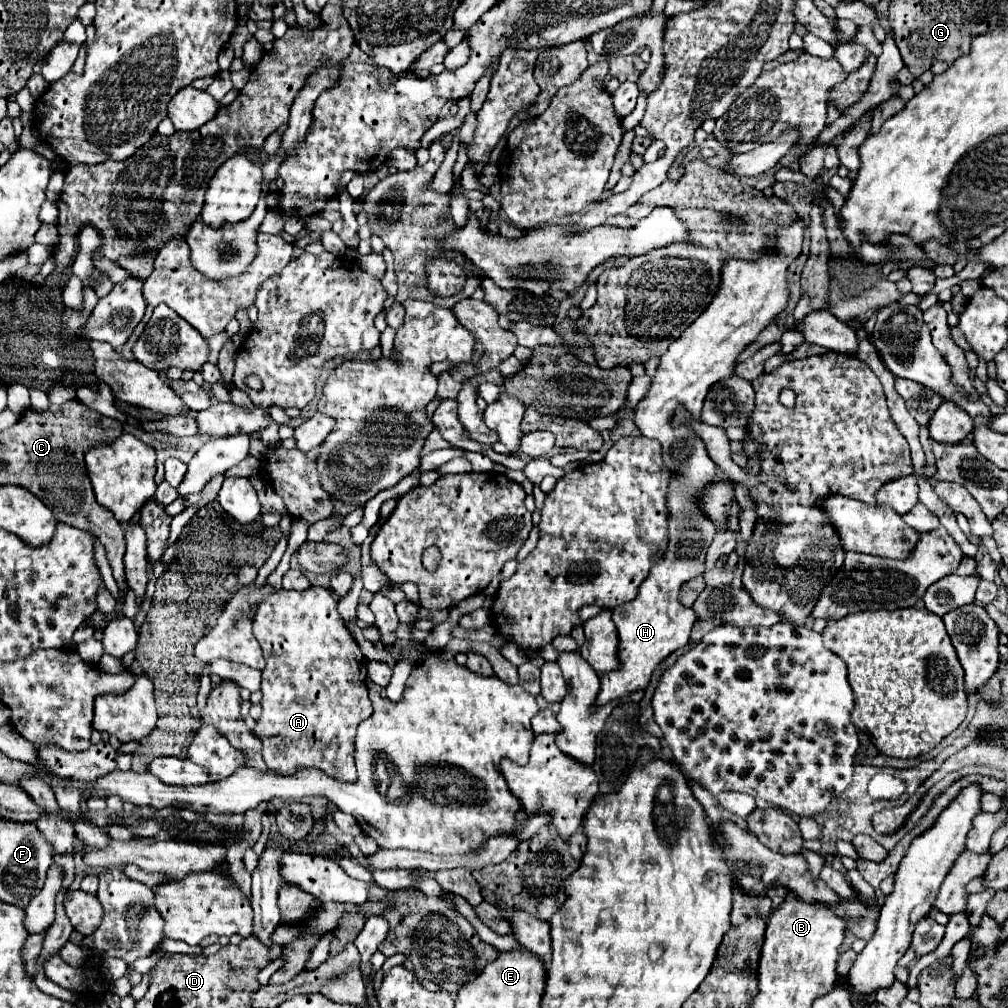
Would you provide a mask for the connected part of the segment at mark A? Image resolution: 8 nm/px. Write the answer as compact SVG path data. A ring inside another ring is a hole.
M312 585L304 591L280 589L274 597L260 603L254 617L254 637L258 639L266 667L262 671L262 715L254 733L264 743L264 761L268 769L278 773L292 773L298 765L316 767L326 775L340 781L356 781L354 767L354 739L362 719L372 713L366 687L366 657L362 655L356 639L344 625L336 611L338 601L326 587Z

